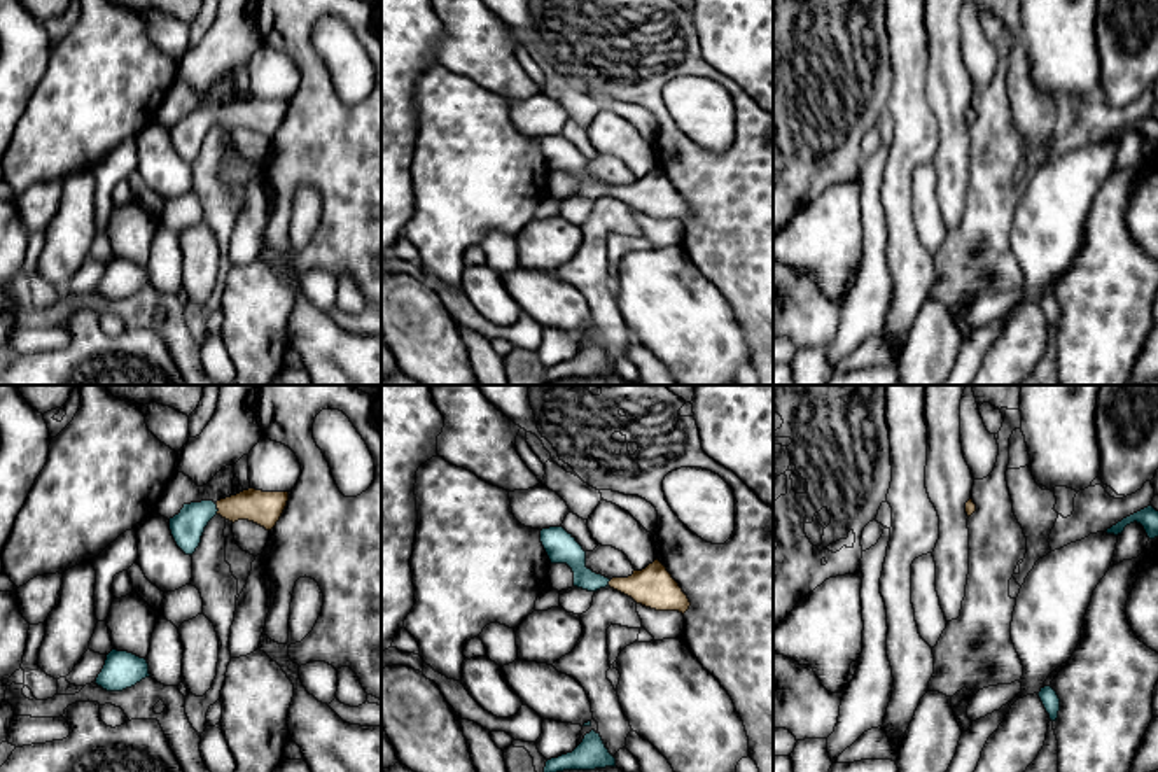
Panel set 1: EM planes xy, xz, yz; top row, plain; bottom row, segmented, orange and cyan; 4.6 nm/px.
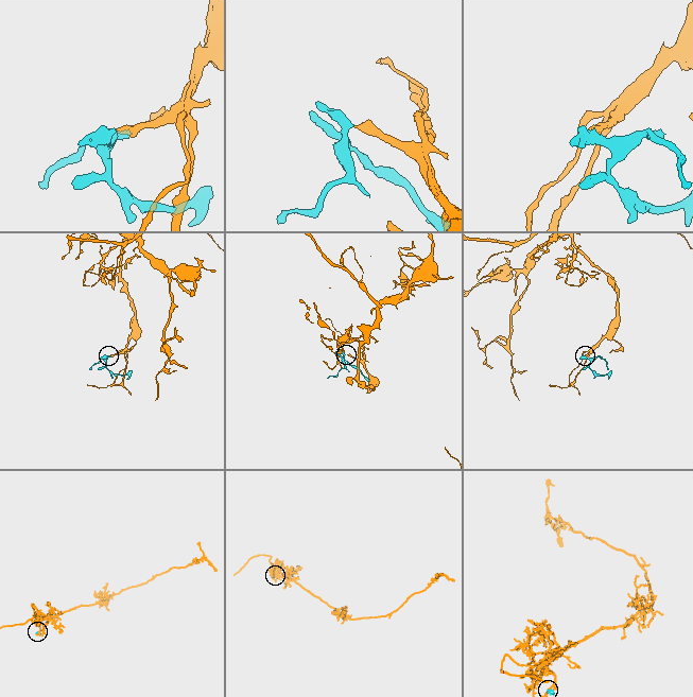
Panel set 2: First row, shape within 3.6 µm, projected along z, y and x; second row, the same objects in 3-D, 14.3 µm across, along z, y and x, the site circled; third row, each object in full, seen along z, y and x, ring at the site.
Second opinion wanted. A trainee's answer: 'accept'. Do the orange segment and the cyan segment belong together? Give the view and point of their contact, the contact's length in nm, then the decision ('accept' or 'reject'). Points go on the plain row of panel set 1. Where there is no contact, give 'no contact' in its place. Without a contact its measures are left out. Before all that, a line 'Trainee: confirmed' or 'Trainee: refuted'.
Trainee: confirmed
contact xy (217, 116); length 60 nm; accept

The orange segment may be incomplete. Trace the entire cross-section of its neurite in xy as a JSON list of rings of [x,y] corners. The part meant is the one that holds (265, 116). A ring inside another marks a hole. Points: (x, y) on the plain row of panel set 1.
[[[255,96],[213,109],[184,112],[178,123],[170,126],[170,138],[177,154],[192,163],[201,151],[208,130],[220,123],[229,130],[248,128],[271,138],[280,128],[289,109],[289,100],[262,100]]]

